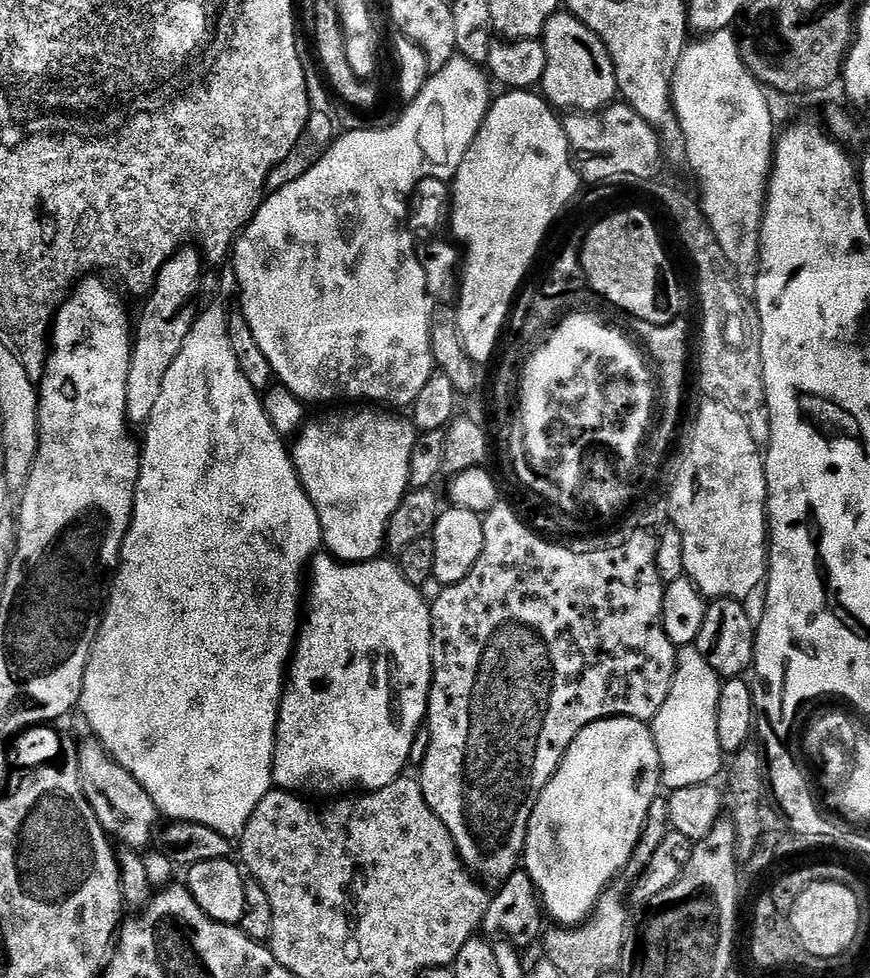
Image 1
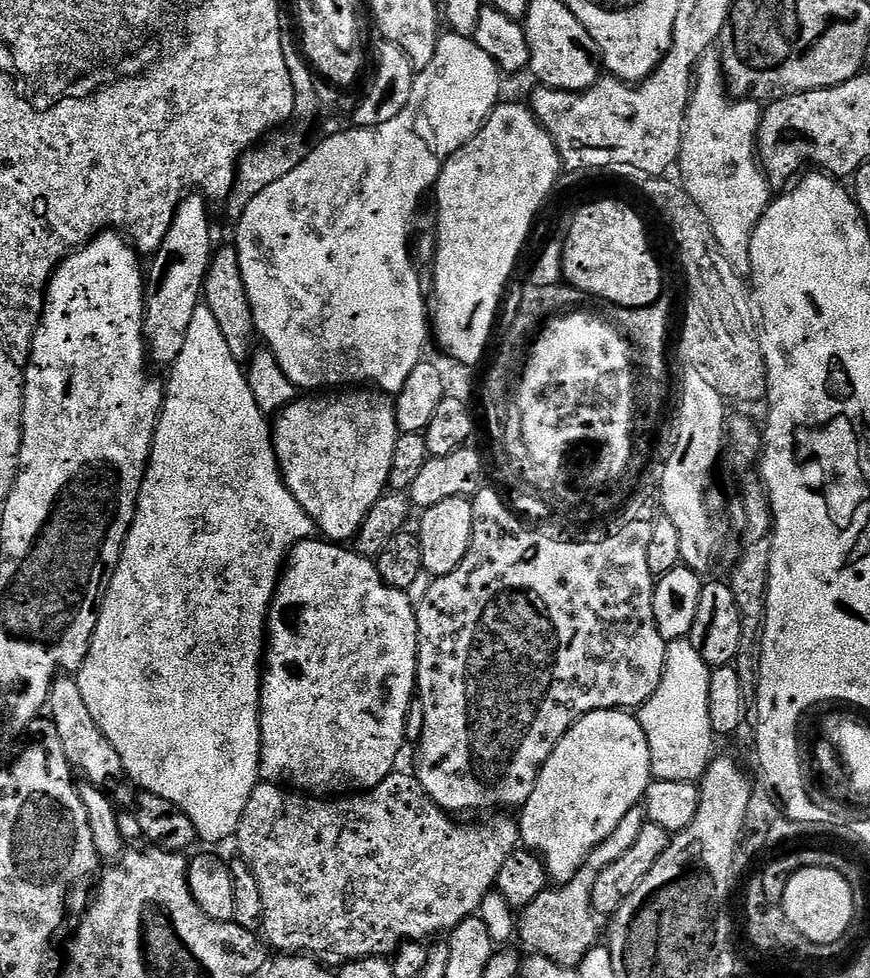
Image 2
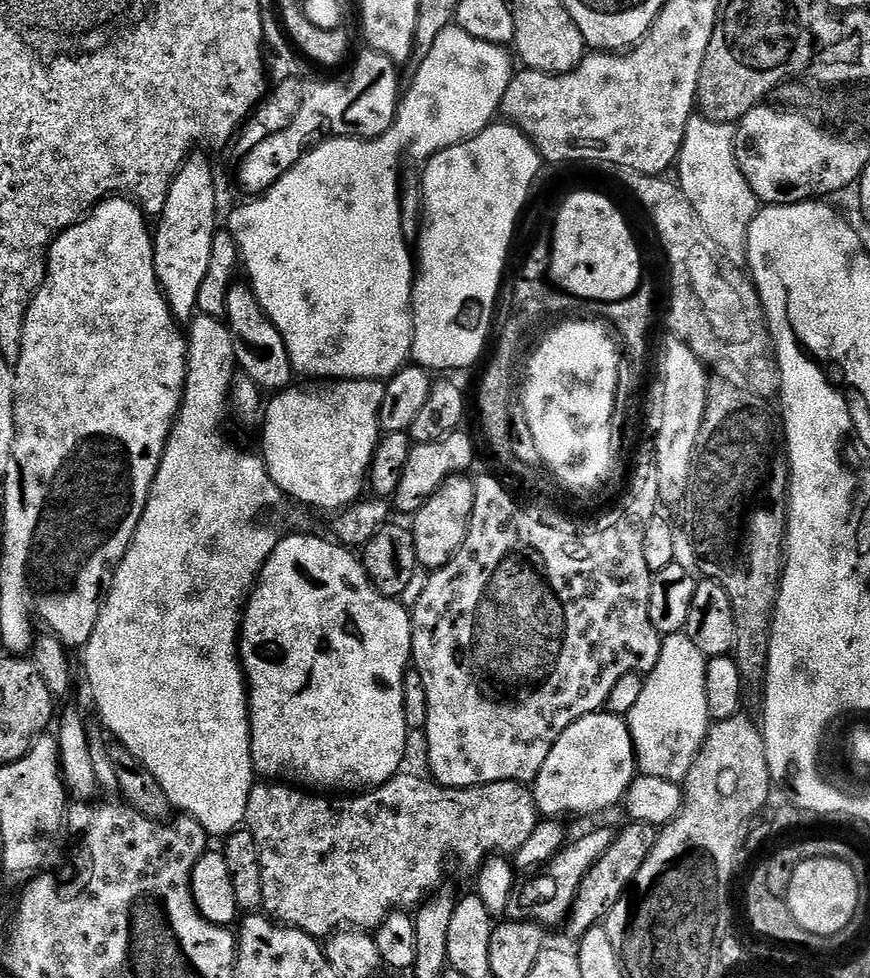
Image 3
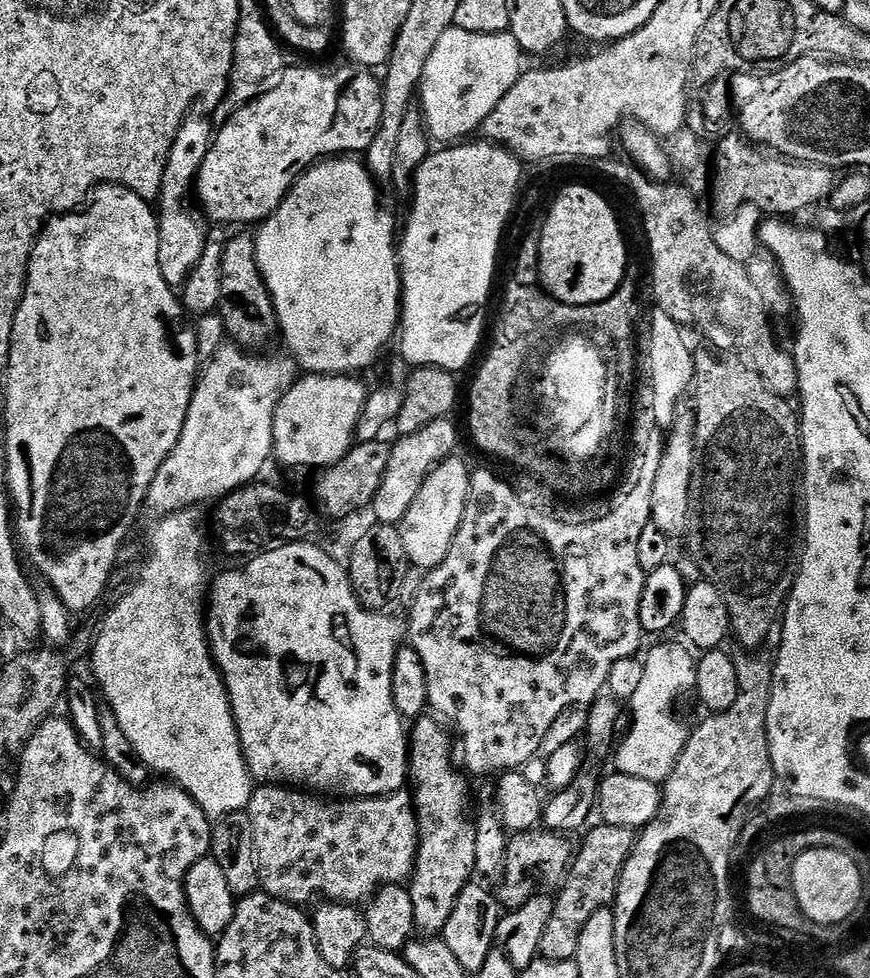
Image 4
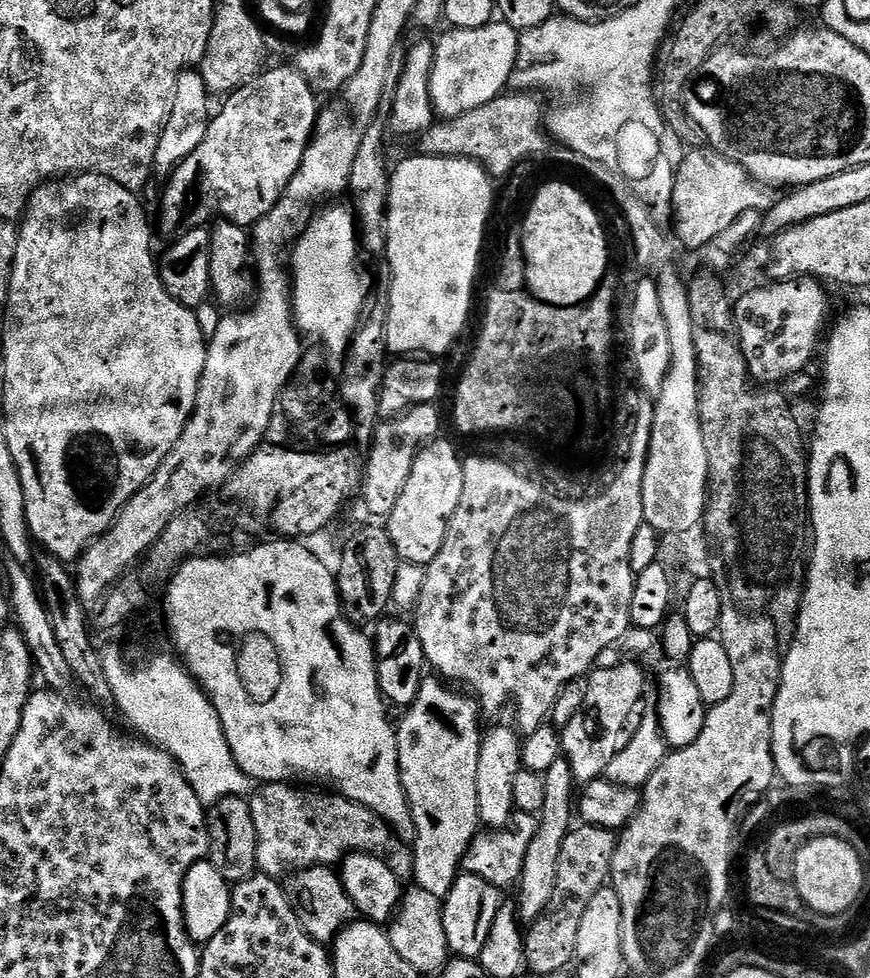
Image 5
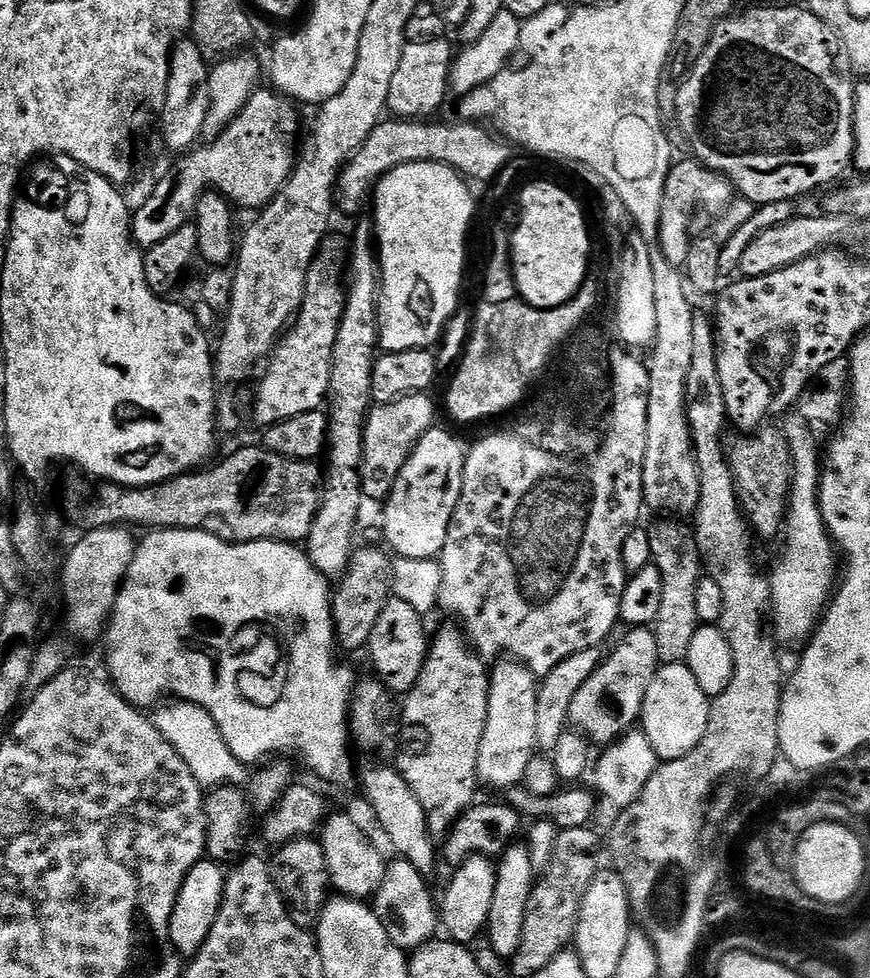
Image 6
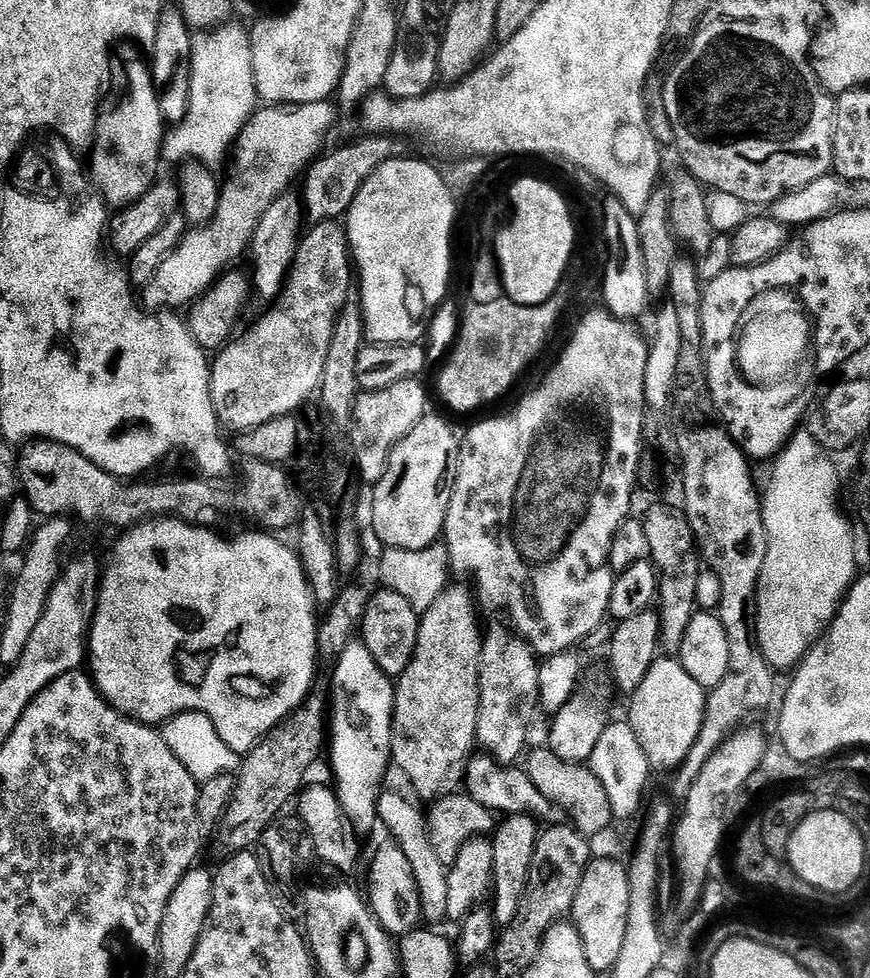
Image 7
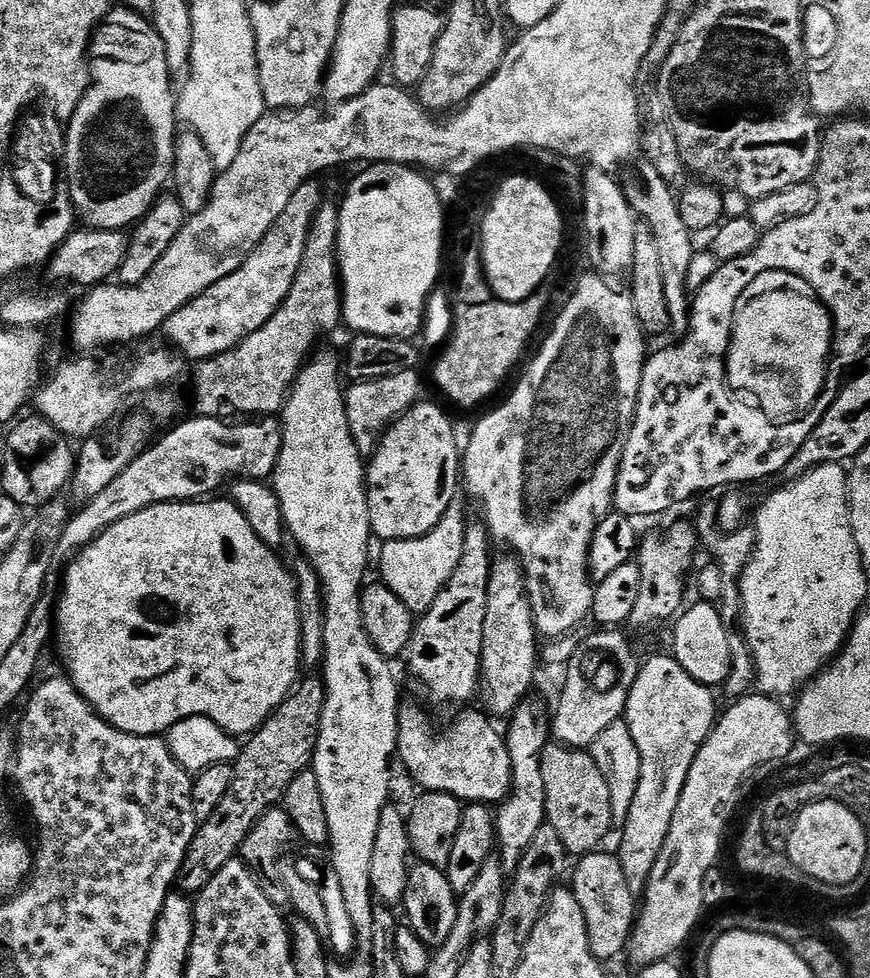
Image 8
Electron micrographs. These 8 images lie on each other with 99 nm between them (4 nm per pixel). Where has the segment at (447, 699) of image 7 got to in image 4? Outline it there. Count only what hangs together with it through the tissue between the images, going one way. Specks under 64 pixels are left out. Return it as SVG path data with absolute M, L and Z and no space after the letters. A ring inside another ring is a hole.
M428 714L420 716L410 728L408 775L420 827L420 845L407 890L414 902L414 922L424 934L443 933L450 914L454 914L458 894L462 894L476 872L476 825L471 819L468 821L469 777L452 769L454 740L447 731L439 719Z

